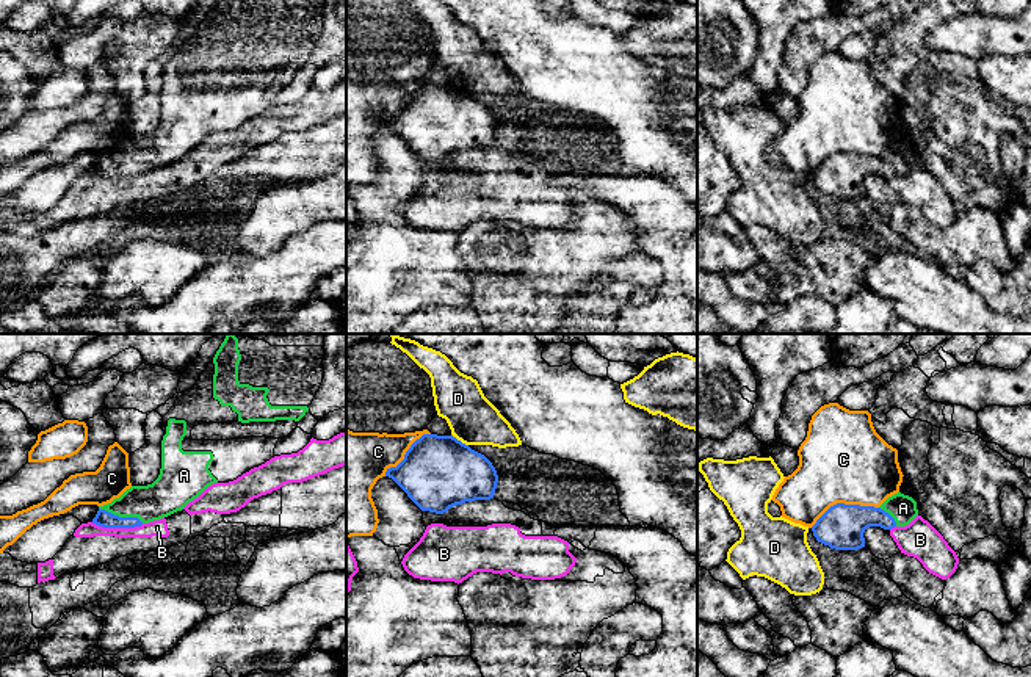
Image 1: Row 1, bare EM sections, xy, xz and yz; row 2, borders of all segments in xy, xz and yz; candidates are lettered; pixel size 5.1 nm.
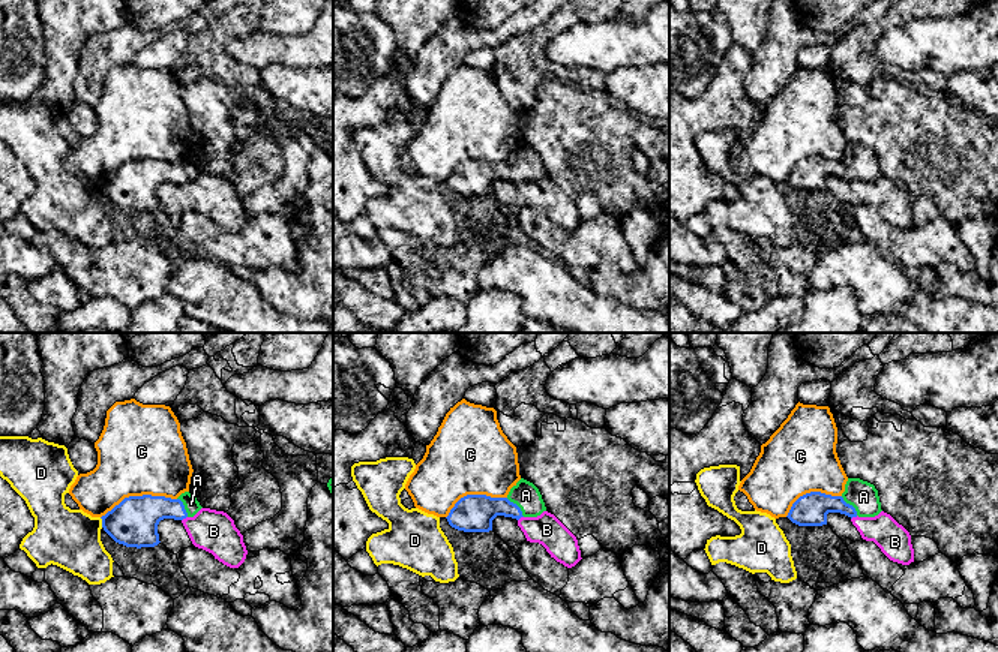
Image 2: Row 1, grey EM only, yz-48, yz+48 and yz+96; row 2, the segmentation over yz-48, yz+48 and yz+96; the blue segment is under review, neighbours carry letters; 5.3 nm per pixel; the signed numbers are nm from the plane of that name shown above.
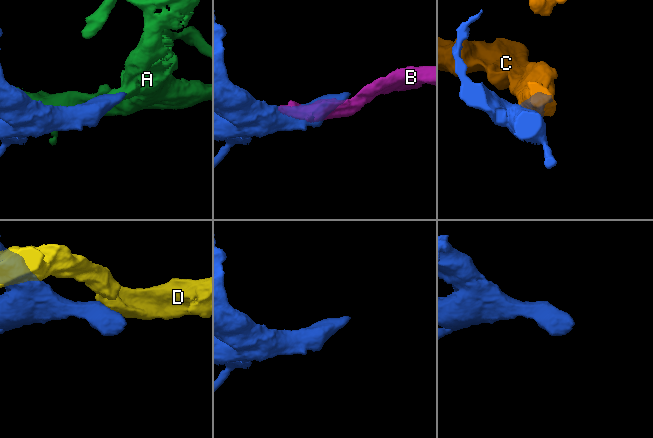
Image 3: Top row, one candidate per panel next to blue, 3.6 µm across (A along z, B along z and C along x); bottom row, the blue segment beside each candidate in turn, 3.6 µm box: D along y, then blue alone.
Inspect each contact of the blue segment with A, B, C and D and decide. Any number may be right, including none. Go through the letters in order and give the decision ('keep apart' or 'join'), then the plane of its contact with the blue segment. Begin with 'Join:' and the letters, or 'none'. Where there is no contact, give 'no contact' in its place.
Join: A
A: join | xy
B: keep apart | xy
C: keep apart | yz
D: keep apart | xz

